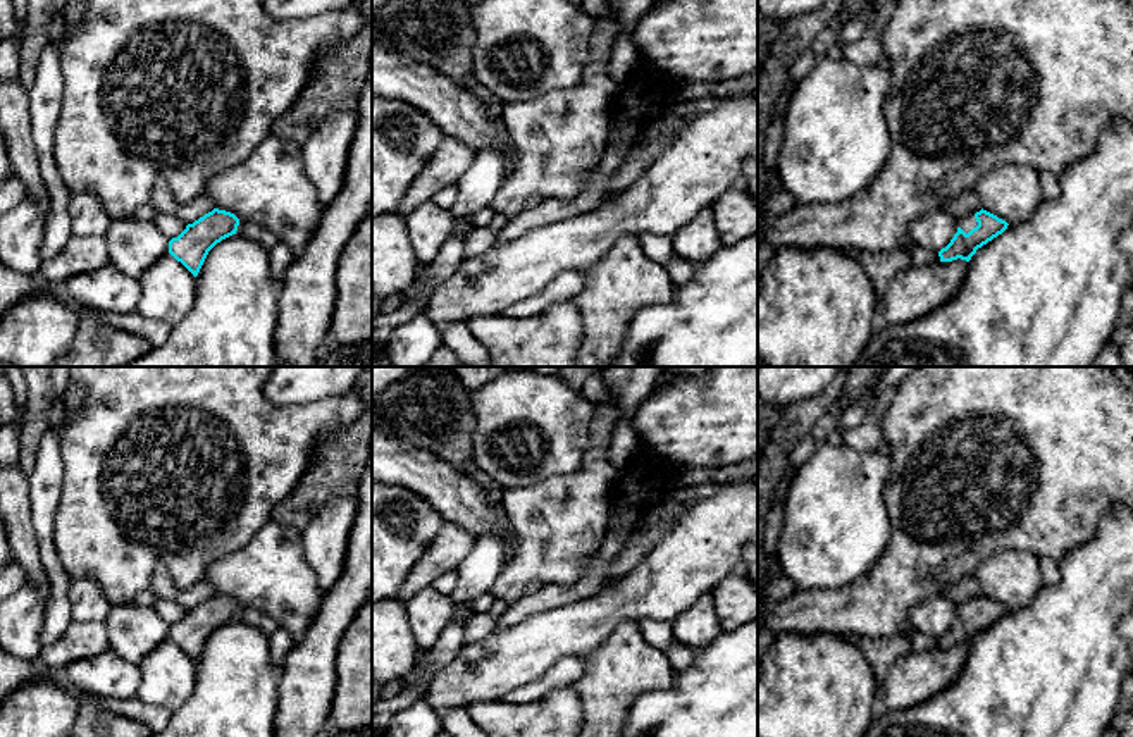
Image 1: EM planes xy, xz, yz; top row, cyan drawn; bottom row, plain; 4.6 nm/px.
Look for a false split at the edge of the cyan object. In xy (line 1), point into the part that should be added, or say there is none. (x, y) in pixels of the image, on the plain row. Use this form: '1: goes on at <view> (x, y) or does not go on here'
1: does not go on here

